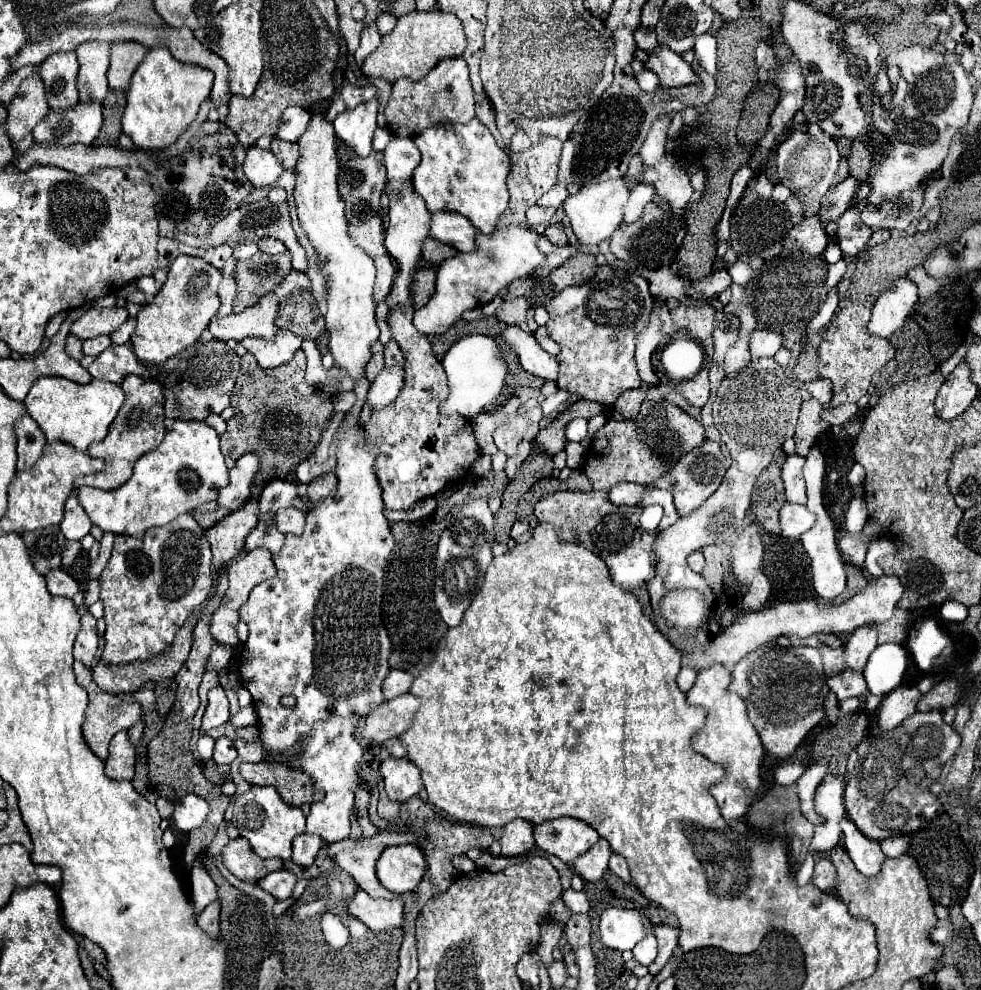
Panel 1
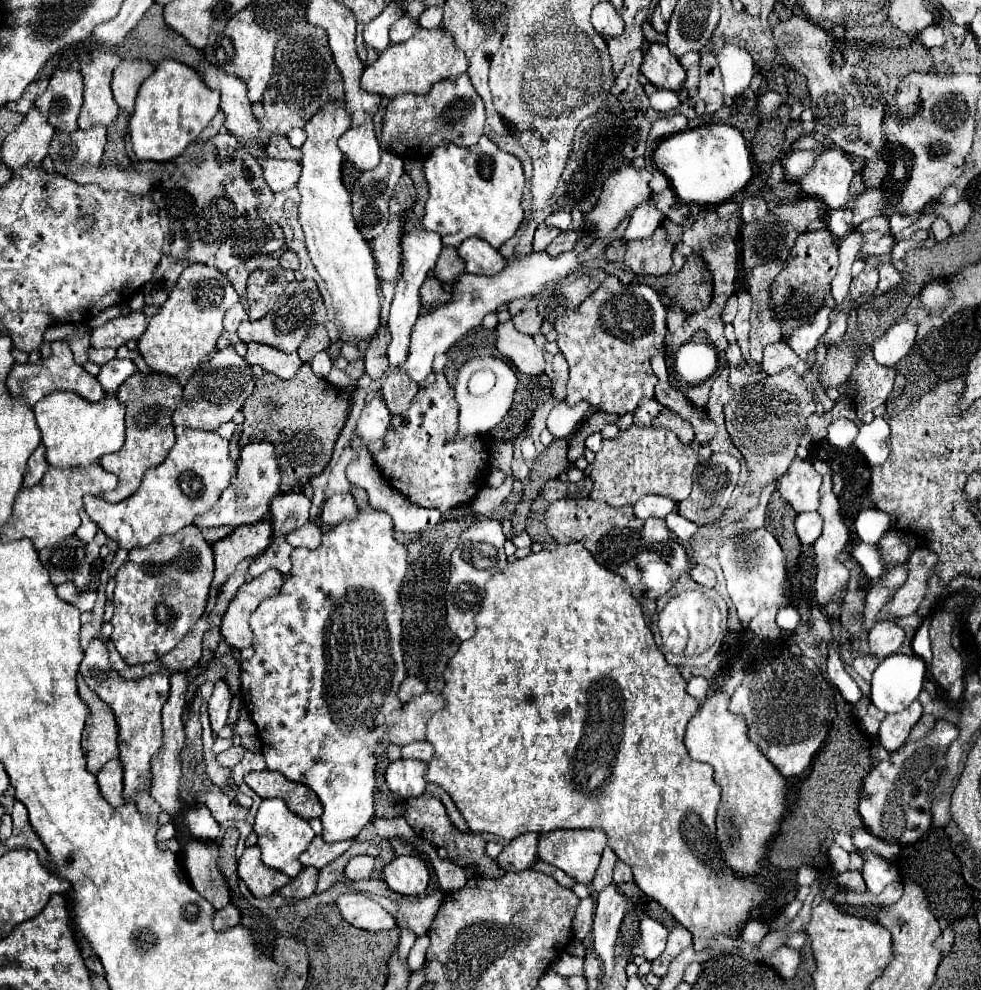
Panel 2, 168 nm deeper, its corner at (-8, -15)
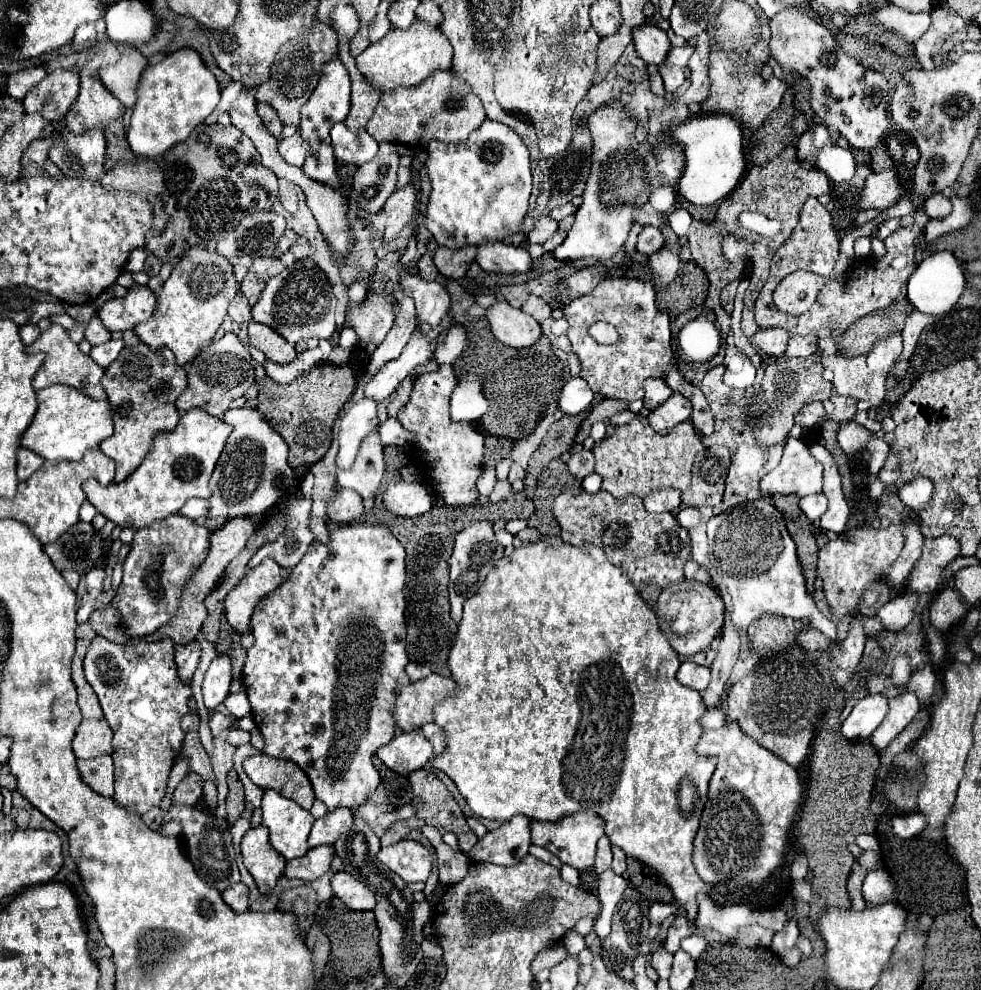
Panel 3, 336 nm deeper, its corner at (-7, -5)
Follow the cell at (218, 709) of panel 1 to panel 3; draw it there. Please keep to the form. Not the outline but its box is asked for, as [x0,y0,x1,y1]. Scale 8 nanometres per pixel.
[203,655,231,709]

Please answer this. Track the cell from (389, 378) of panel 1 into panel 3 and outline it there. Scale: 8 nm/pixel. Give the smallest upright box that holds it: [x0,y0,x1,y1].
[335,399,377,469]

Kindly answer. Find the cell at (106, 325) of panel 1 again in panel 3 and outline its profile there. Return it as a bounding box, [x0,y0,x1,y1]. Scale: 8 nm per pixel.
[99,285,155,331]

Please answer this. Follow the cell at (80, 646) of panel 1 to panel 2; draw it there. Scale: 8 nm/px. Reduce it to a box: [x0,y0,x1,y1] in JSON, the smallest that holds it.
[80,639,168,801]

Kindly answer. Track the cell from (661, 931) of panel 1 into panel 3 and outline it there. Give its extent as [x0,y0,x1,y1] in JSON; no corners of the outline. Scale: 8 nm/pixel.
[663,915,693,953]

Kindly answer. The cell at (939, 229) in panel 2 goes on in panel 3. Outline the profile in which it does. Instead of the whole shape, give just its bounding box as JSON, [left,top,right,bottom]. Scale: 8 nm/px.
[925,193,951,219]

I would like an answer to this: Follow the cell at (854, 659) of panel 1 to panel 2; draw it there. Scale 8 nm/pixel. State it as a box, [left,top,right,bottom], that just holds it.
[868,623,904,659]

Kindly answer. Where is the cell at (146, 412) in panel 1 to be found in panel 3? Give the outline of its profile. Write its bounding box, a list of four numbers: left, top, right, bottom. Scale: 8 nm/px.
[101,343,187,483]

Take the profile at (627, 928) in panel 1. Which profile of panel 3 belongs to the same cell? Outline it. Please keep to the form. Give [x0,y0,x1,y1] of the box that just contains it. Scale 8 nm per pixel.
[649,901,679,923]

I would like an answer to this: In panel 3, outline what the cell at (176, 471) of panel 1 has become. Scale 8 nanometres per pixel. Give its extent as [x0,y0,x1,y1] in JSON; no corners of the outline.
[83,409,231,527]

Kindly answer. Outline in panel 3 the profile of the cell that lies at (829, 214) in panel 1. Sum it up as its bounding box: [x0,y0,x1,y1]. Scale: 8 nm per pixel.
[859,169,903,211]

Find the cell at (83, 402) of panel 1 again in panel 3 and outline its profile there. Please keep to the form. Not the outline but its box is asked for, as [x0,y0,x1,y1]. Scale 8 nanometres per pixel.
[21,385,113,461]

